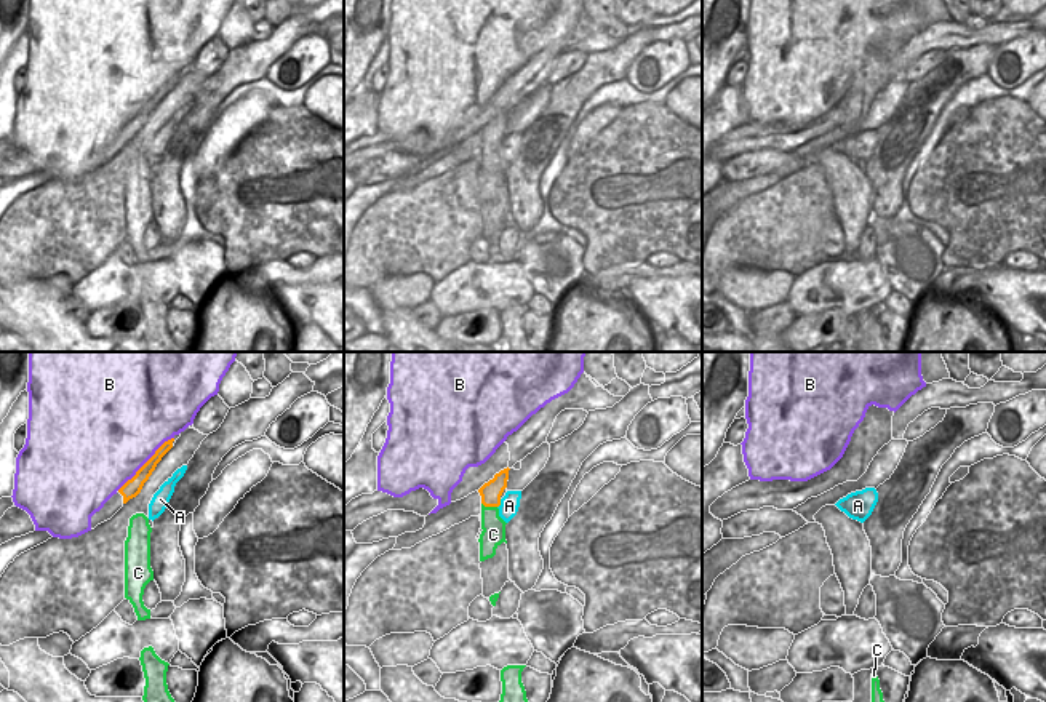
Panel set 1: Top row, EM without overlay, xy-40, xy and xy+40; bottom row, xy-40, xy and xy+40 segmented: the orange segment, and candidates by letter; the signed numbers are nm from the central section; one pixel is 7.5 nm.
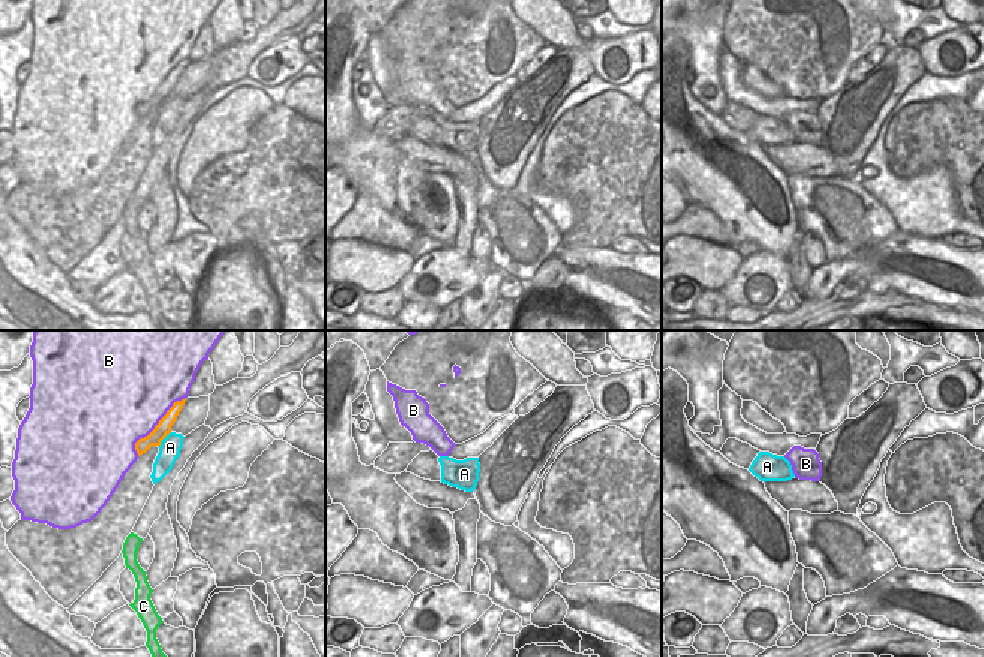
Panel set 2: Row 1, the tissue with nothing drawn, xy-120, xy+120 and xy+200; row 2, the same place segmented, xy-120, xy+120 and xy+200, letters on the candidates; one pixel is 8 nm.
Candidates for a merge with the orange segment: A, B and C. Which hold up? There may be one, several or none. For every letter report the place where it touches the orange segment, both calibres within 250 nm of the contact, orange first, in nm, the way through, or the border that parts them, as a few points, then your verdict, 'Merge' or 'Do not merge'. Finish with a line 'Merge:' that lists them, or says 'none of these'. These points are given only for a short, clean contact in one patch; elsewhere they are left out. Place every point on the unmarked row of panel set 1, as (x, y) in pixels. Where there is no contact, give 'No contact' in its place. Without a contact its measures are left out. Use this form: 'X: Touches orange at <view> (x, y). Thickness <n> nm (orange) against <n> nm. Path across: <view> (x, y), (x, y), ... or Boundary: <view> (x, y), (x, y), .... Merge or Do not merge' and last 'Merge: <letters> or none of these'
A: Touches orange at xy (499, 146). Thickness 160 nm (orange) against 150 nm. Do not merge
B: Touches orange at xy-40 (146, 104). Thickness 140 nm (orange) against 500 nm. Do not merge
C: Touches orange at xy (490, 147). Thickness 160 nm (orange) against 180 nm. Boundary: xy (482, 144), (496, 149). Do not merge
Merge: none of these

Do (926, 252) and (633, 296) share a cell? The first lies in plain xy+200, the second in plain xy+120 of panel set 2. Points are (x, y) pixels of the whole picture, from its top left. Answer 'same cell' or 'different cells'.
same cell

